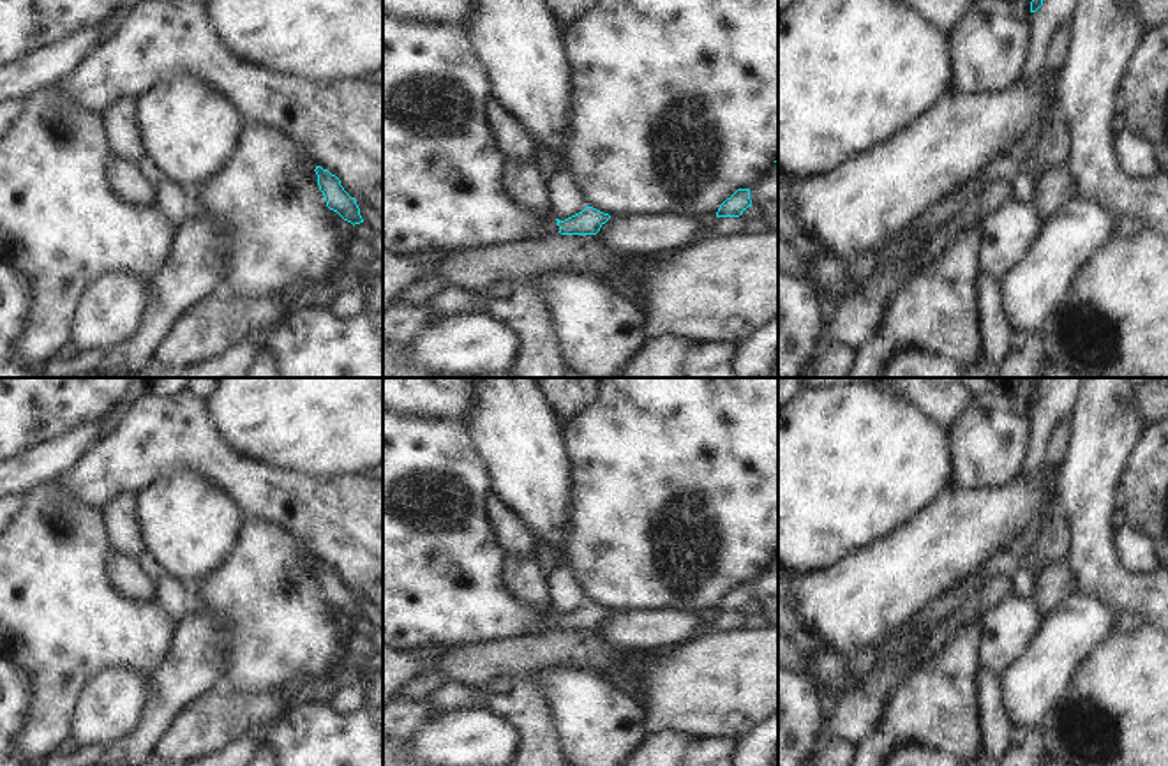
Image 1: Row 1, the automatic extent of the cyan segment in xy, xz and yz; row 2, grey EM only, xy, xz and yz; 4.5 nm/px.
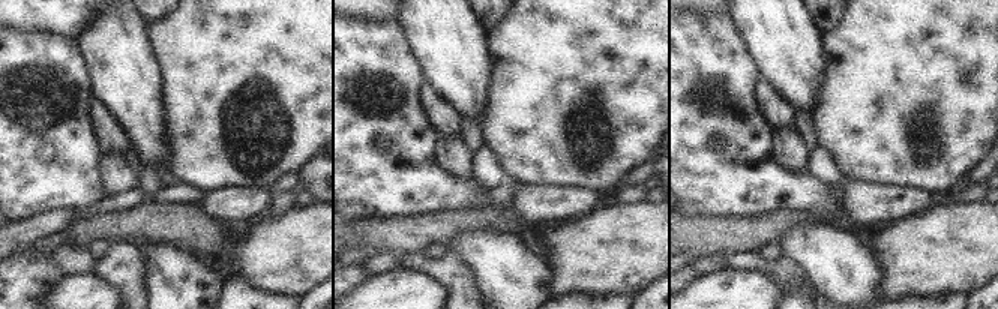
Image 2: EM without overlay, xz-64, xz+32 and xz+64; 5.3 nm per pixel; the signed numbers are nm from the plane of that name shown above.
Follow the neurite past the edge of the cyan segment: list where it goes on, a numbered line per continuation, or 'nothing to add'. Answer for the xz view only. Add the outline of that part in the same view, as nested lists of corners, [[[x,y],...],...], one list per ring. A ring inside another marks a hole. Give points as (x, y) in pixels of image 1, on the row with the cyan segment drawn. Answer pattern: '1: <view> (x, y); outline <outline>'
1: xz (547, 225); outline [[[552,215],[542,217],[535,229],[528,235],[528,238],[538,238],[545,235],[556,235],[559,233],[558,221]]]

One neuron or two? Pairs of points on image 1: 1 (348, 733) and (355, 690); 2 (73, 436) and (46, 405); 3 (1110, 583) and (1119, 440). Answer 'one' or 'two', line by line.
1: two
2: two
3: one

